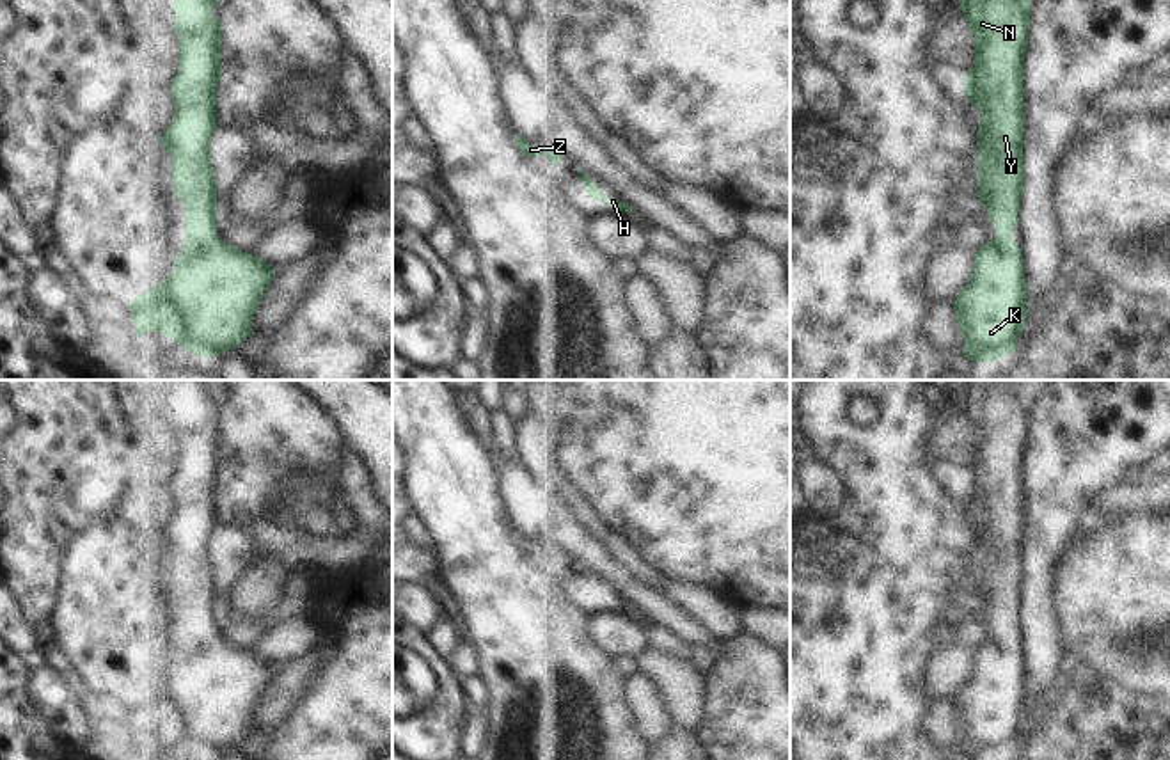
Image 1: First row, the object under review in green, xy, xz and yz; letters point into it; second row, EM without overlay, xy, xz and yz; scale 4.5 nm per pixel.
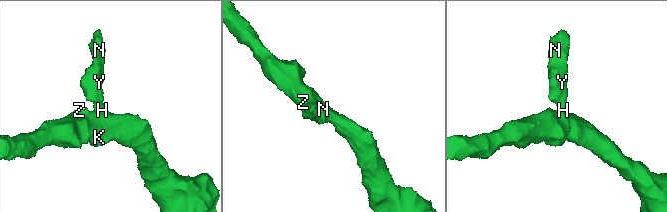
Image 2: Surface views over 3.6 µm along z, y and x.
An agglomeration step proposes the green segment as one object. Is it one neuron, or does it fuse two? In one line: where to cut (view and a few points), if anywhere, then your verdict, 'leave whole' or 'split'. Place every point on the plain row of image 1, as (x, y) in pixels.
cut none; leave whole

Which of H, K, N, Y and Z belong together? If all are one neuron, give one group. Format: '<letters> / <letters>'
H K N Y Z

